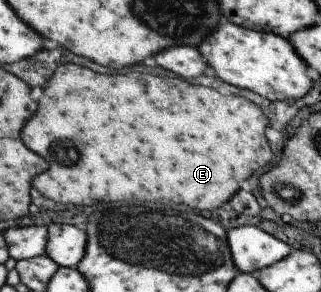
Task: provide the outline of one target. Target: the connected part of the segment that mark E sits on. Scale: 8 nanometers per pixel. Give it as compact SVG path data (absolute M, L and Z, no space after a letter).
M72 63L66 65L58 65L58 71L52 73L52 77L48 79L42 97L38 99L38 111L26 121L26 125L20 131L22 143L26 145L26 149L30 149L32 153L36 153L38 157L42 157L48 165L48 169L40 175L34 177L32 187L46 197L52 199L54 203L72 203L72 205L92 205L96 201L158 201L158 203L182 203L186 207L192 209L216 209L222 203L226 203L232 193L236 193L238 183L248 179L256 169L260 169L262 165L270 163L272 159L272 151L268 147L268 141L264 139L264 129L266 129L266 119L260 113L260 109L242 99L242 97L234 97L234 95L220 95L214 89L208 87L200 87L200 85L190 85L178 77L156 77L156 75L144 75L144 73L122 73L122 75L98 75L86 67L78 67Z

